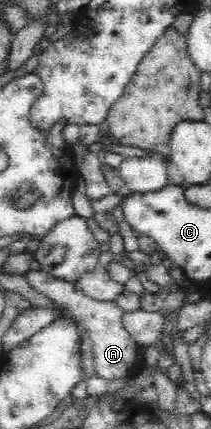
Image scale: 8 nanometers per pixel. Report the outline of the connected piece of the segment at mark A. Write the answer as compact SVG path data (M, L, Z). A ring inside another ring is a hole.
M36 271L27 272L27 279L31 286L47 296L52 301L67 305L69 313L77 320L91 341L91 355L93 355L93 371L107 381L127 378L127 373L133 372L137 363L136 343L130 338L124 325L124 314L115 302L97 302L84 294L75 294L73 285L51 280L49 276L37 274Z

